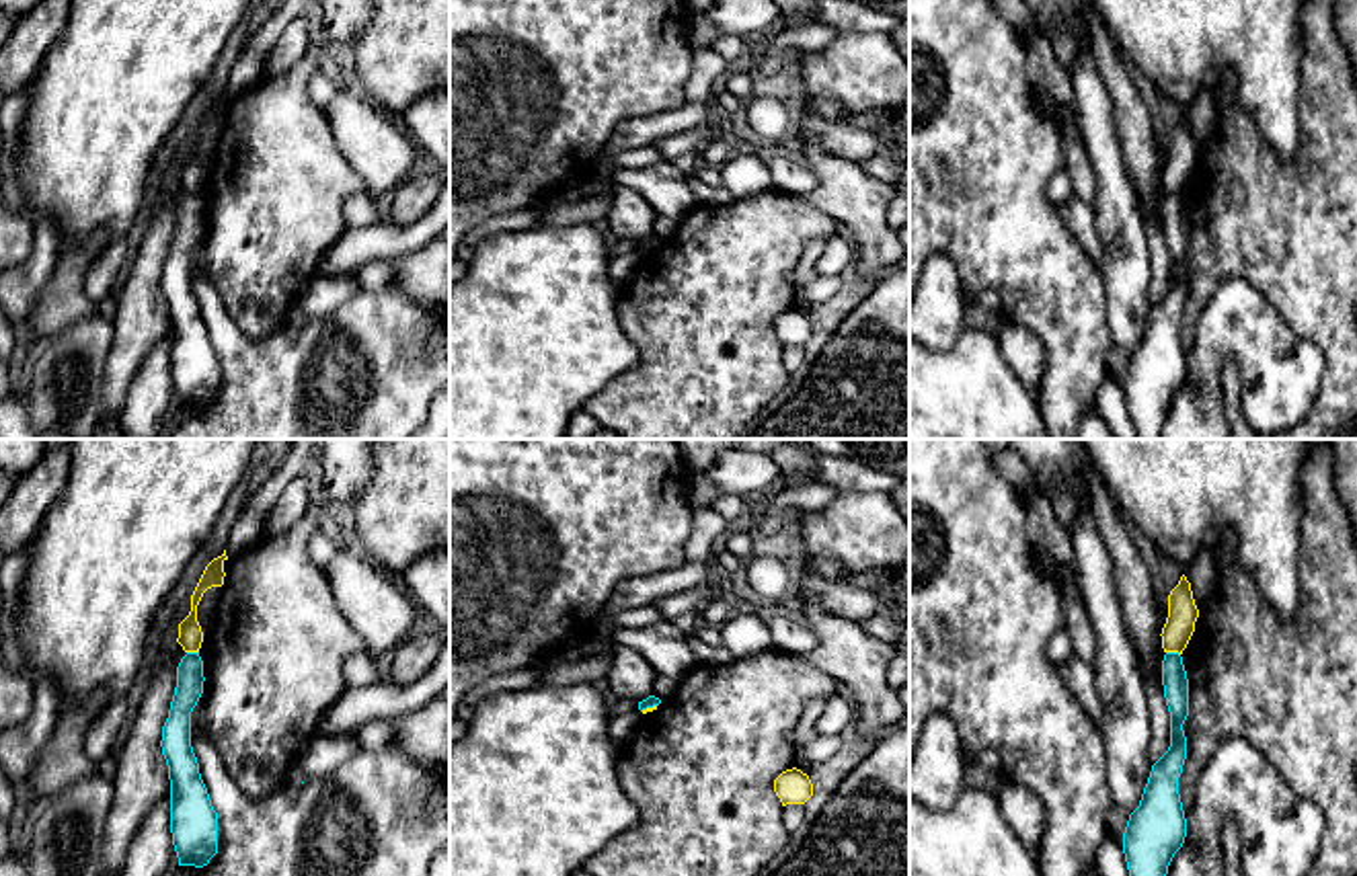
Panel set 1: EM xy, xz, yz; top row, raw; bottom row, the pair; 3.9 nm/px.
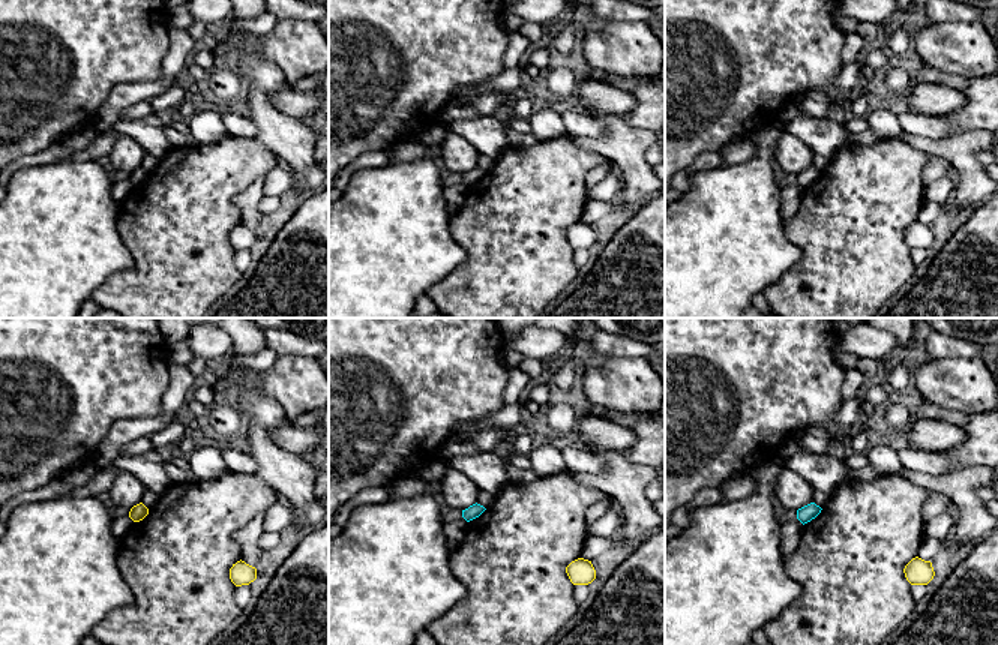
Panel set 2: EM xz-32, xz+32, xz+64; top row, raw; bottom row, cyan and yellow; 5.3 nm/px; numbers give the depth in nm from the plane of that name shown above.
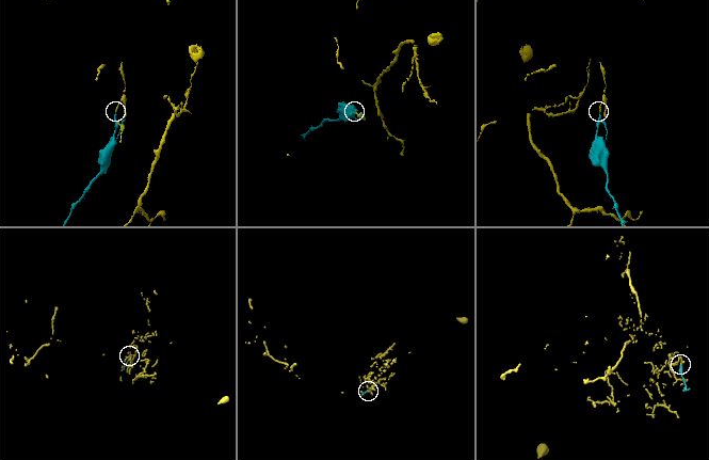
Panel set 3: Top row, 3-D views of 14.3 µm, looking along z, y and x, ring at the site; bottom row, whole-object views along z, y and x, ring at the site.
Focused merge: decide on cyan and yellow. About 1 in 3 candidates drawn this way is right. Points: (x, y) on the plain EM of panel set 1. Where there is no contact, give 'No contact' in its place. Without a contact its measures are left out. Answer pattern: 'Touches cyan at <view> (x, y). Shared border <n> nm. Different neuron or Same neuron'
Touches cyan at yz (1173, 193). Shared border 60 nm. Same neuron

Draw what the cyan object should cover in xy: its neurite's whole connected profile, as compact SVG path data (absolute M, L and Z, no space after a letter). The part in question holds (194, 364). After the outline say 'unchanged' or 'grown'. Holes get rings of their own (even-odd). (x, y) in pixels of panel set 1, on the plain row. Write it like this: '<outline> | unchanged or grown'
M226 90L214 98L193 135L191 152L179 164L177 183L187 193L177 207L177 228L168 258L162 267L162 295L170 320L170 373L179 406L203 408L218 394L218 353L211 347L199 304L191 287L191 252L203 234L203 201L199 189L203 172L197 162L197 146L203 133L224 125Z | grown

